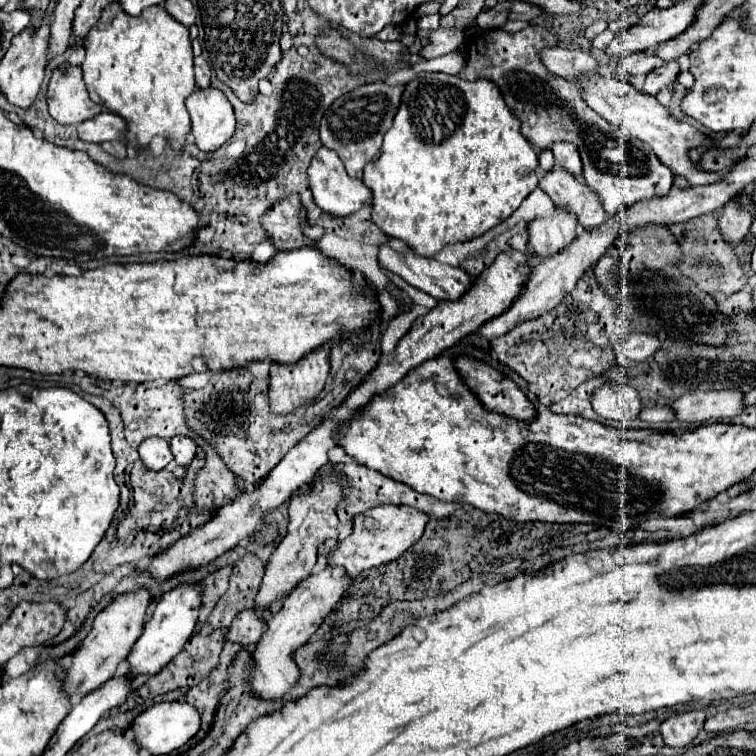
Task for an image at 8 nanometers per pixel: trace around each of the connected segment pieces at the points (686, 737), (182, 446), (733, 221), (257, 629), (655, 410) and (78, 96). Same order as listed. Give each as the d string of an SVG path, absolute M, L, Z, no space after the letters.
M691 710L691 712L669 716L659 726L659 732L661 732L663 742L667 746L683 748L683 746L689 746L693 742L697 732L703 728L703 722L705 722L705 712Z
M175 436L171 440L171 452L179 466L189 466L191 460L195 458L195 450L197 450L197 444L189 436Z
M739 200L727 202L723 206L723 210L719 212L721 232L731 246L737 246L739 242L743 242L743 238L749 234L753 220L755 220L755 216L749 210L743 210Z
M243 610L231 624L227 632L227 640L237 642L241 646L257 644L259 638L265 634L267 622L255 610Z
M653 406L653 408L643 408L639 412L639 418L645 422L665 422L665 420L675 420L673 410L667 406Z
M69 64L53 70L47 90L47 104L51 118L59 124L81 124L103 110L89 98L81 68Z

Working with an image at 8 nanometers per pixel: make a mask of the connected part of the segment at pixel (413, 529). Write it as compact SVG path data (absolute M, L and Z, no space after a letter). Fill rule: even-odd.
M377 506L357 516L353 522L353 534L339 542L337 550L329 558L329 566L343 566L349 578L355 578L359 572L369 570L373 566L381 566L397 560L407 548L411 548L423 534L425 524L429 522L429 514L421 510L413 510L411 506Z

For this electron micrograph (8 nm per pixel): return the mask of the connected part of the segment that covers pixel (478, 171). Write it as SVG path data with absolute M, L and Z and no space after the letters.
M423 72L419 76L415 76L403 92L403 100L399 106L399 112L393 120L393 128L385 134L385 142L381 148L381 154L369 162L363 170L363 184L373 192L373 222L391 238L403 240L409 248L413 248L419 256L433 256L435 252L439 252L445 244L457 244L457 242L467 242L473 238L483 236L489 228L497 226L501 220L509 218L519 206L521 202L537 188L537 152L535 148L525 140L525 136L521 134L521 122L511 114L511 110L507 108L507 104L501 98L501 92L497 90L497 86L489 80L475 80L475 82L467 82L459 76L451 76L451 74L429 74Z

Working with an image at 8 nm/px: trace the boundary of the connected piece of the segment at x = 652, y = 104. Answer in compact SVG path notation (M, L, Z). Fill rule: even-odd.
M577 74L577 78L571 78L571 82L581 90L581 98L585 100L585 104L589 108L593 108L609 124L613 124L613 126L629 132L631 136L643 140L665 166L669 166L675 174L685 176L691 186L715 182L717 178L721 178L727 172L727 170L721 170L721 172L701 172L697 168L697 164L693 164L689 160L687 150L689 148L709 148L707 146L709 140L701 138L699 134L693 134L693 130L691 130L689 124L677 122L673 116L669 116L667 108L663 108L657 102L655 96L641 94L639 90L635 90L633 86L629 86L623 80L603 78L599 74Z

